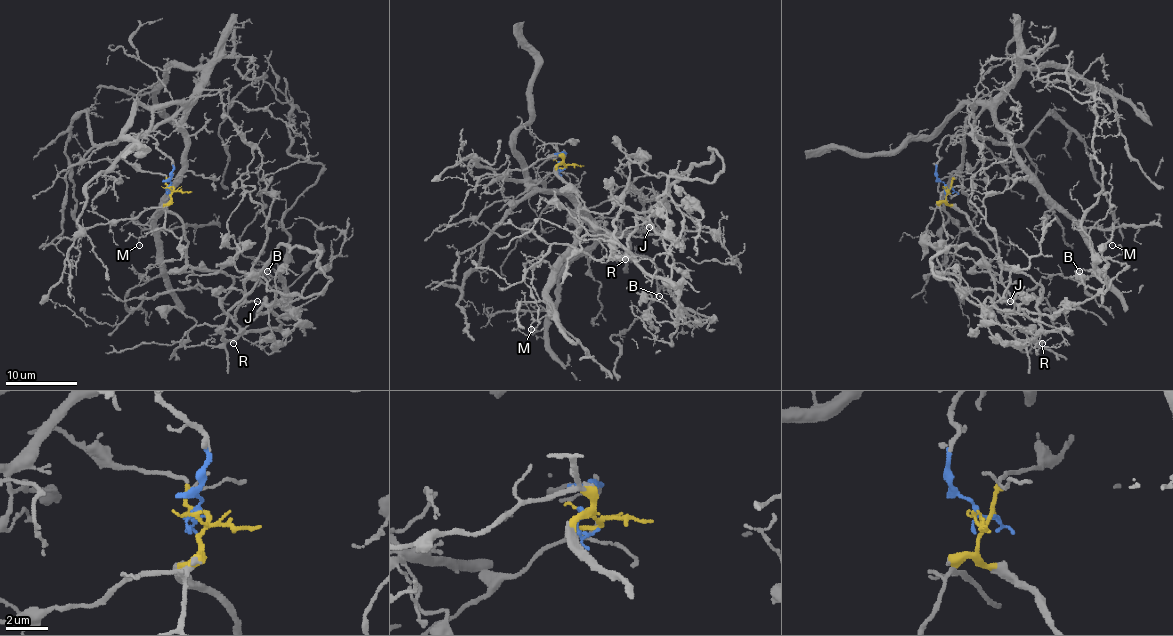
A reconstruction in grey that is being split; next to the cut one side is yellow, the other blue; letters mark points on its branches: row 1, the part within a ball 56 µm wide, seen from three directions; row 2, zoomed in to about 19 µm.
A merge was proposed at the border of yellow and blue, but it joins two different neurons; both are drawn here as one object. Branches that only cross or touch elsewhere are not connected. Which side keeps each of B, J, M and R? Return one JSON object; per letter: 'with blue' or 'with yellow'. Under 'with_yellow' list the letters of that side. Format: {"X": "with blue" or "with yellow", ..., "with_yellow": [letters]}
{"B": "with yellow", "J": "with yellow", "M": "with blue", "R": "with yellow", "with_yellow": ["B", "J", "R"]}

